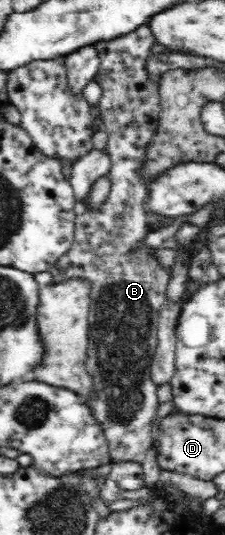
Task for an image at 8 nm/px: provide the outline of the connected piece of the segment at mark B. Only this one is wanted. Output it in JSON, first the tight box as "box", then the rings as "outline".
{"box":[50,25,170,462],"outline":[[[148,25],[131,30],[107,41],[95,44],[101,63],[94,77],[102,89],[100,97],[100,119],[102,128],[108,135],[105,151],[110,155],[111,167],[108,173],[110,191],[103,205],[95,211],[79,211],[75,219],[75,233],[69,251],[63,254],[52,266],[50,272],[53,284],[66,278],[85,276],[91,281],[90,304],[90,345],[88,346],[88,373],[94,377],[96,395],[89,405],[94,419],[102,426],[109,444],[110,462],[133,461],[141,451],[153,445],[152,424],[159,407],[157,389],[151,381],[151,361],[155,357],[158,344],[159,315],[167,303],[167,282],[170,270],[165,269],[154,256],[154,249],[145,247],[143,241],[148,231],[146,212],[146,184],[143,183],[138,169],[143,166],[146,145],[154,136],[160,114],[160,95],[158,84],[151,84],[146,70],[152,45],[156,39]]]}

